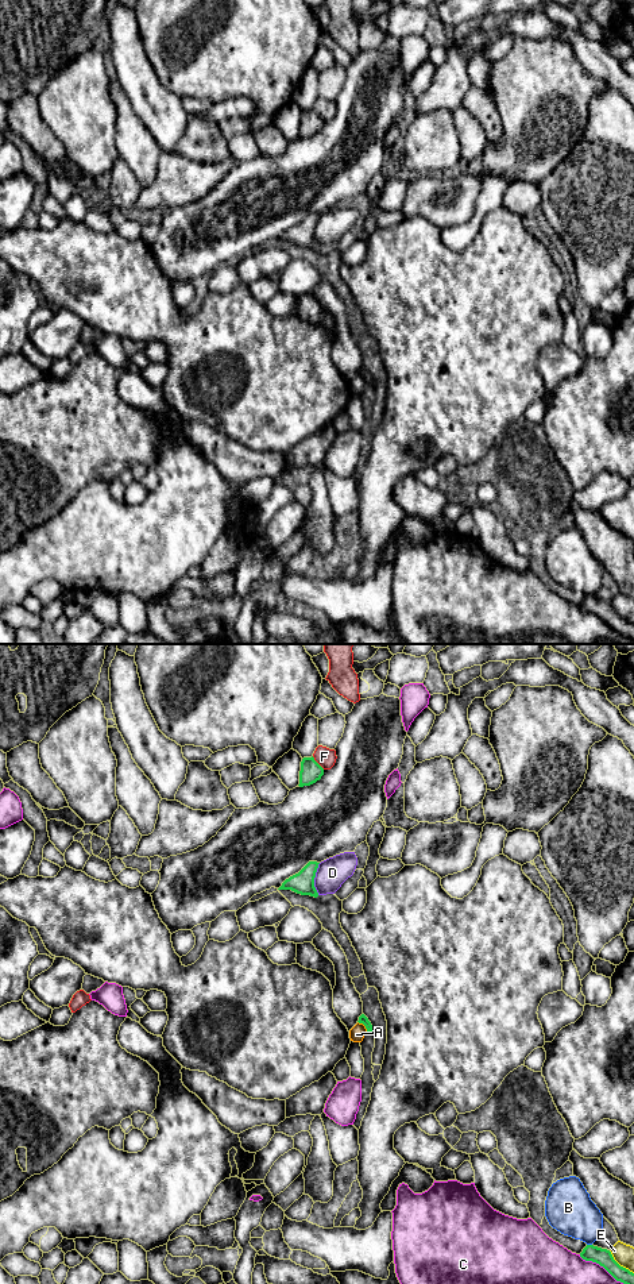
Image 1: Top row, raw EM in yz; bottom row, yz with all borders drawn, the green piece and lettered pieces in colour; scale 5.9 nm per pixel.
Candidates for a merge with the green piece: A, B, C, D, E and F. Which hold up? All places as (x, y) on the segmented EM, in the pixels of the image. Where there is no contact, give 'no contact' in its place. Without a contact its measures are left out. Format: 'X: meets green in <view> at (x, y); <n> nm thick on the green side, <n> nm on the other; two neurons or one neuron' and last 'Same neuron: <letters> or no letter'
A: meets green in yz at (363, 1024); 50 nm thick on the green side, 90 nm on the other; two neurons
B: meets green in yz at (590, 1245); 100 nm thick on the green side, 280 nm on the other; two neurons
C: meets green in yz at (602, 1265); 100 nm thick on the green side, 220 nm on the other; two neurons
D: meets green in yz at (313, 879); 130 nm thick on the green side, 180 nm on the other; two neurons
E: meets green in yz at (618, 1264); 100 nm thick on the green side, 120 nm on the other; two neurons
F: meets green in yz at (317, 763); 130 nm thick on the green side, 110 nm on the other; two neurons
Same neuron: no letter

